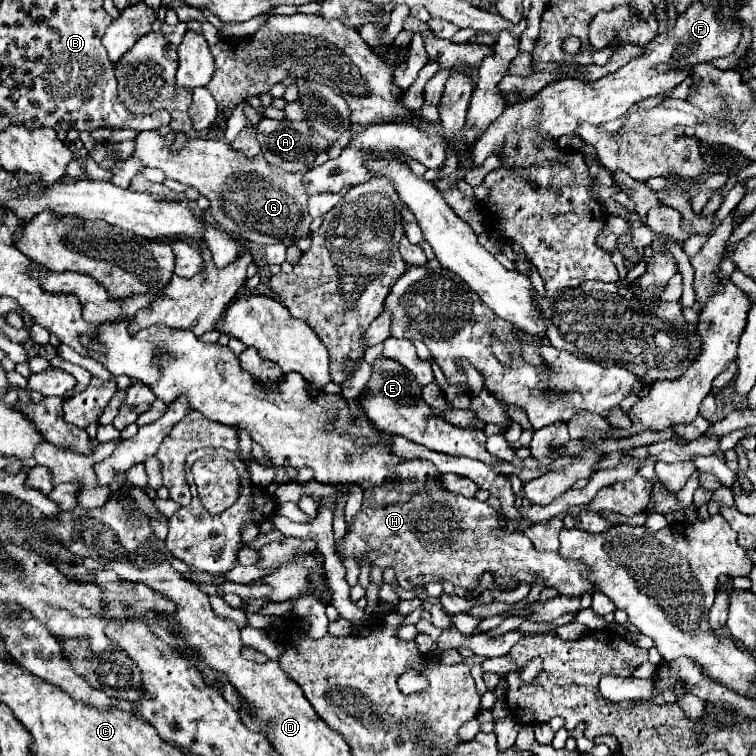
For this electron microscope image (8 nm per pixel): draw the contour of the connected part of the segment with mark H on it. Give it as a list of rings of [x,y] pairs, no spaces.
[[[423,459],[403,461],[395,467],[395,473],[399,473],[399,481],[403,481],[403,485],[391,485],[391,489],[365,491],[359,513],[349,523],[345,537],[335,545],[335,551],[339,557],[355,559],[357,563],[363,559],[367,565],[379,567],[379,569],[391,567],[397,575],[399,585],[407,591],[411,591],[415,585],[425,587],[431,581],[451,581],[457,587],[475,589],[479,583],[479,577],[487,571],[495,573],[497,579],[517,577],[519,583],[531,583],[531,585],[543,577],[547,579],[547,587],[555,587],[561,595],[567,595],[567,597],[579,597],[585,591],[597,589],[585,579],[583,563],[565,561],[557,553],[537,551],[523,531],[515,529],[509,533],[507,531],[509,521],[491,505],[445,491],[439,483],[435,483],[435,477],[439,477],[441,473],[431,461],[423,461]]]

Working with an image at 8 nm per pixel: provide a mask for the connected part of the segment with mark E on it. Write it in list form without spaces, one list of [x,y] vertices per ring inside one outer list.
[[[381,355],[375,359],[371,379],[365,385],[365,391],[359,397],[359,403],[363,405],[363,411],[367,411],[369,421],[377,429],[383,429],[385,433],[407,437],[409,441],[425,445],[427,449],[433,449],[439,453],[457,455],[457,457],[461,455],[461,457],[483,461],[487,465],[505,463],[487,451],[487,447],[485,447],[487,437],[485,437],[483,429],[455,427],[455,425],[447,423],[443,417],[433,415],[431,407],[421,399],[421,385],[415,381],[415,377],[411,377],[411,373],[407,373],[407,369],[403,369],[403,365],[399,365],[397,361],[391,361],[389,357]]]

